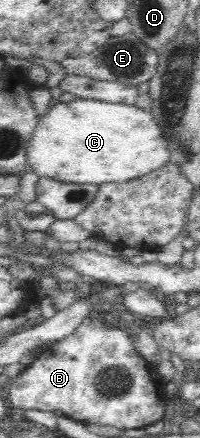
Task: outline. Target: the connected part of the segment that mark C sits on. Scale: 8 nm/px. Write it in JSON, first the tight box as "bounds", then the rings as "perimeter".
{"bounds":[26,97,169,185],"perimeter":[[[67,97],[52,105],[35,121],[27,141],[26,171],[34,171],[40,178],[49,178],[77,185],[101,185],[137,179],[169,163],[169,144],[157,127],[151,111],[137,105],[114,104],[106,101]]]}

